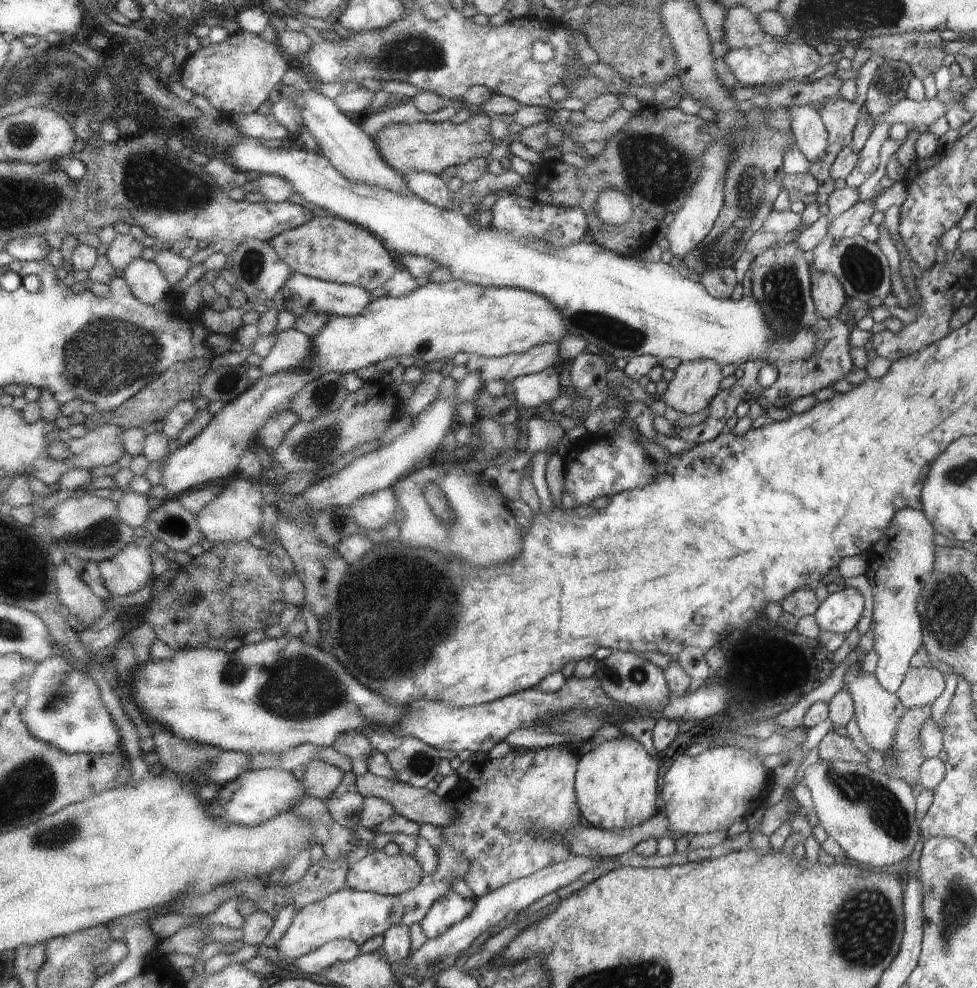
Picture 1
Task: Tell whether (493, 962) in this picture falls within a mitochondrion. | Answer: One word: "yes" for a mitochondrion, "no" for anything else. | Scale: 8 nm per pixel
no

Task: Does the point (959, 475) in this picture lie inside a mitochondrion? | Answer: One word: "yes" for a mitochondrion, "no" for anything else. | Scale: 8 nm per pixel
yes

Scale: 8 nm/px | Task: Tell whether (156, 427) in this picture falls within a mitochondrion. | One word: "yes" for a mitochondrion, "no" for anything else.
no

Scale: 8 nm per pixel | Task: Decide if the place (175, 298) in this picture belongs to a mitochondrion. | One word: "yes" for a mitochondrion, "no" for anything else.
no

